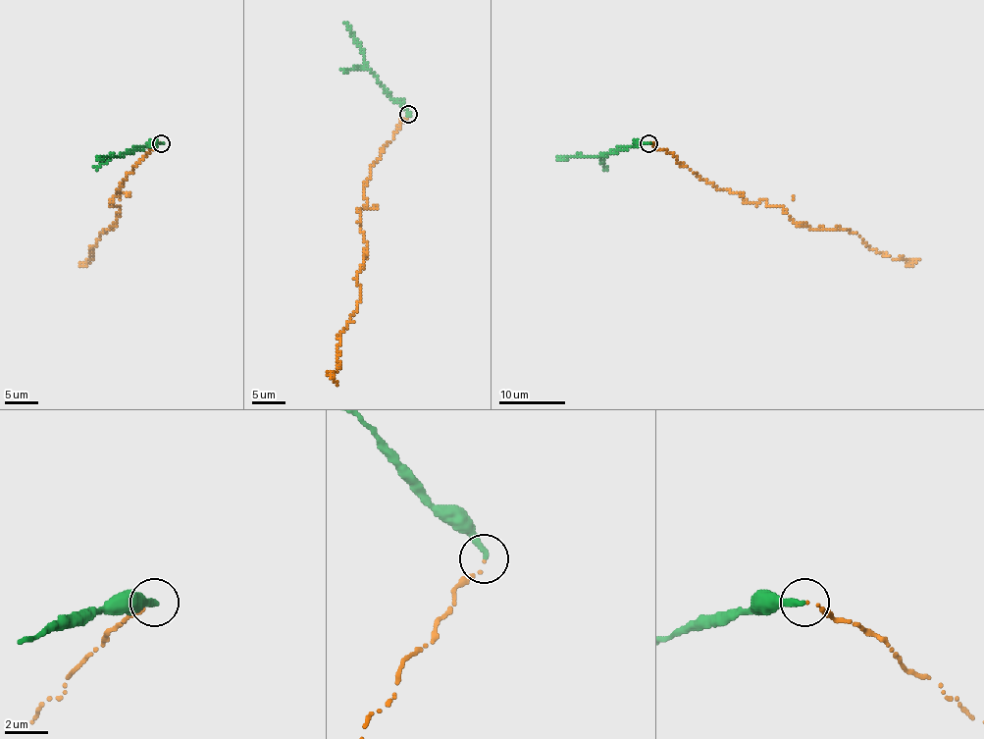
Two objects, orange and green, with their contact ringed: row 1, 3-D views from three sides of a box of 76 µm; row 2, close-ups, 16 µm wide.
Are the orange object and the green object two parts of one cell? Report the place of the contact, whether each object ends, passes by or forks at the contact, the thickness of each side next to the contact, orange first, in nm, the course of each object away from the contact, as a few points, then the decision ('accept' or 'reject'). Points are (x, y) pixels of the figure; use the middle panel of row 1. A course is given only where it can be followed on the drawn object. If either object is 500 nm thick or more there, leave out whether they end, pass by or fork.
(408, 114) | orange ends | green ends | 100/280 nm | orange via (408, 115), (363, 187), (361, 290), (337, 336), (337, 386) | green via (408, 115), (365, 62), (359, 43), (344, 22) | reject

